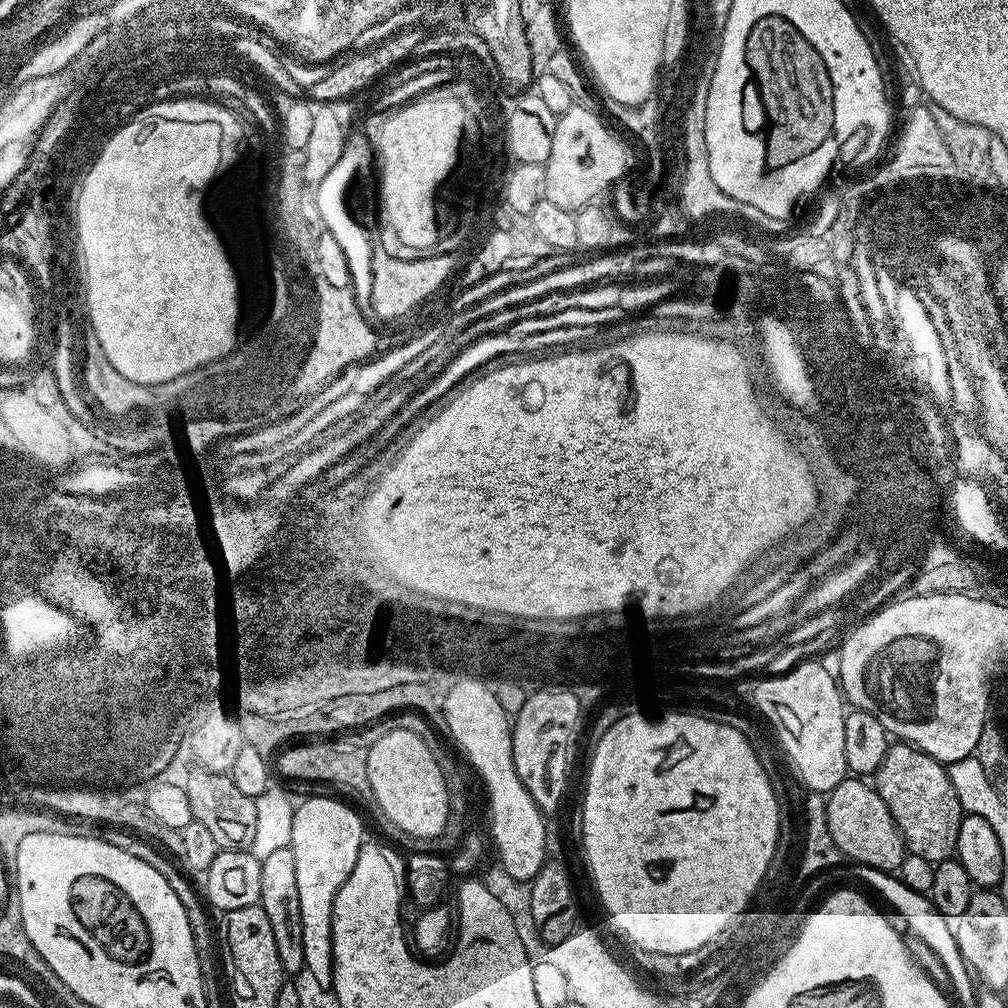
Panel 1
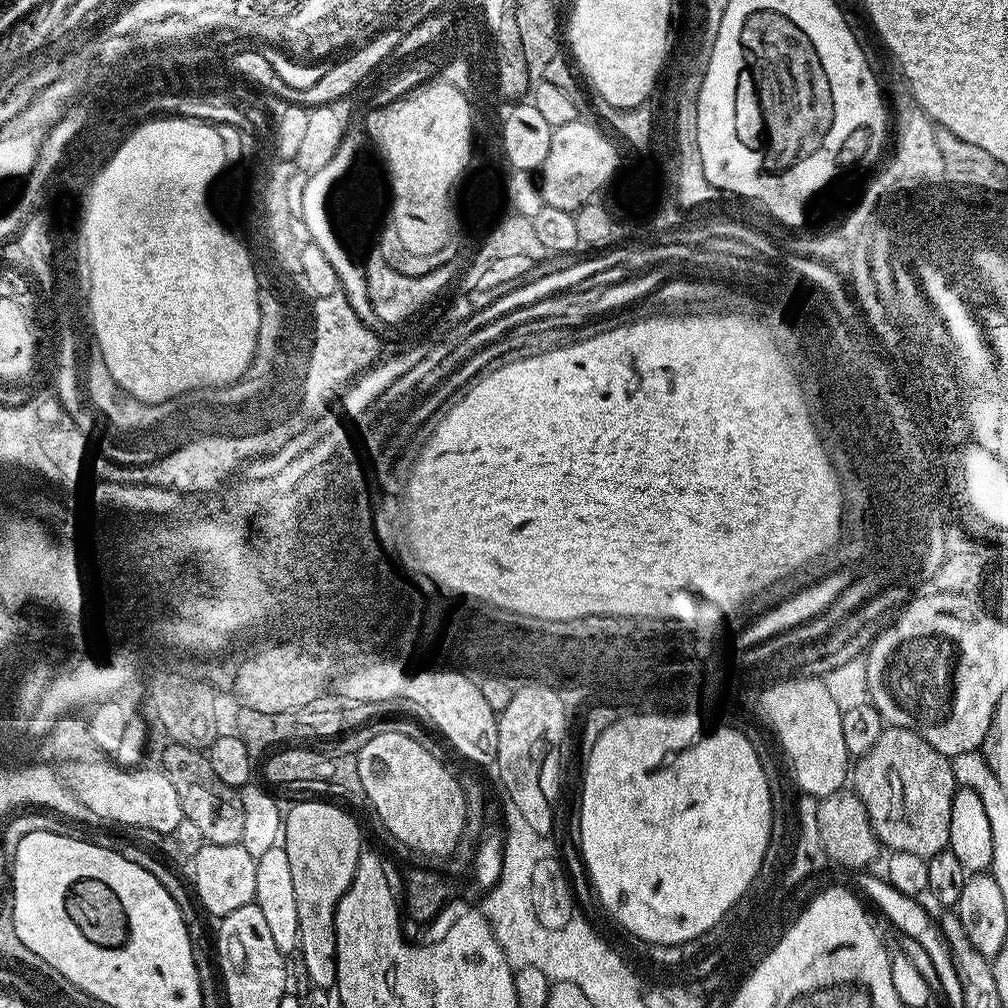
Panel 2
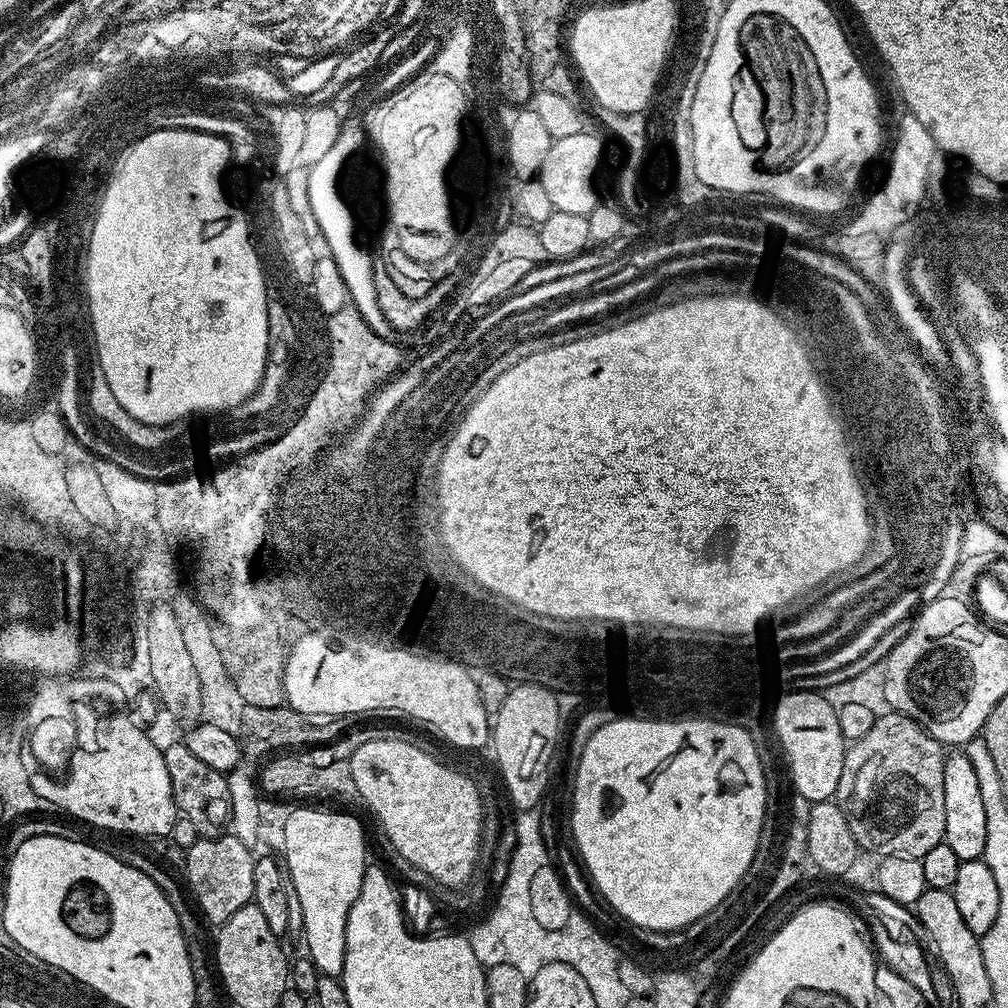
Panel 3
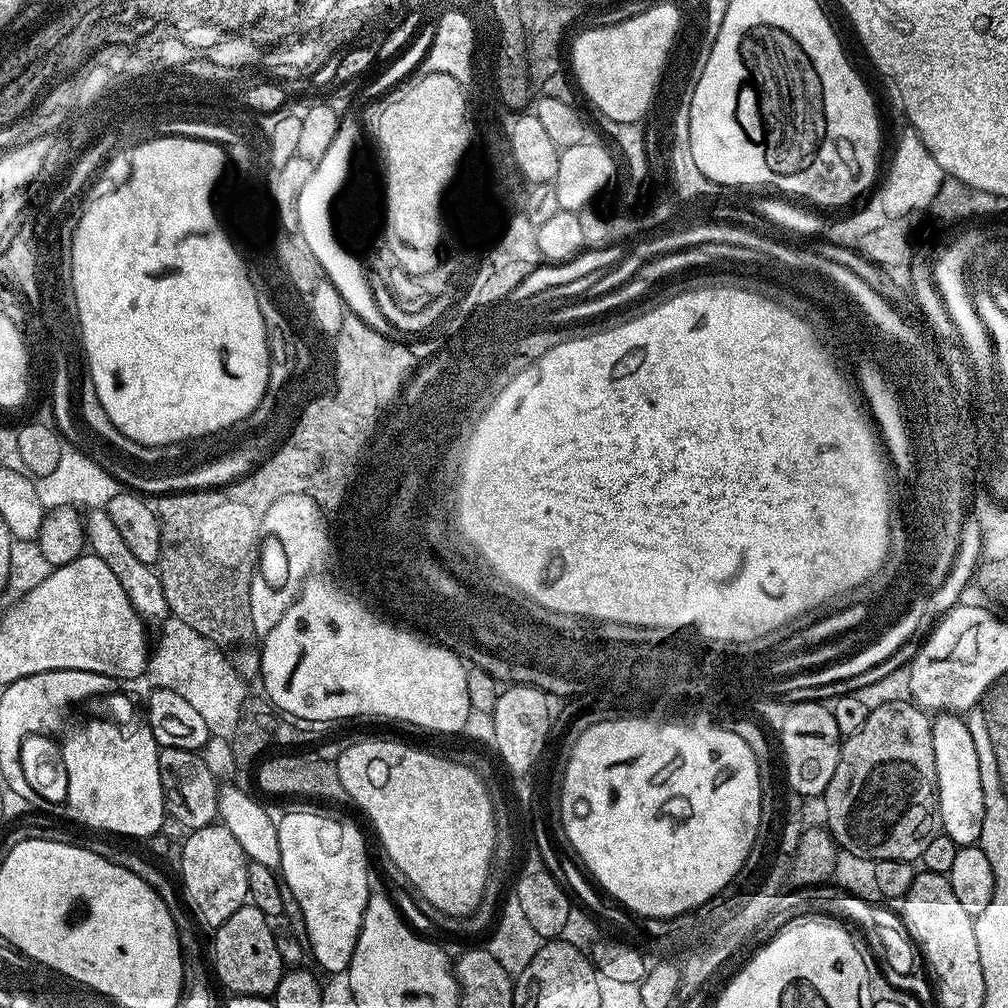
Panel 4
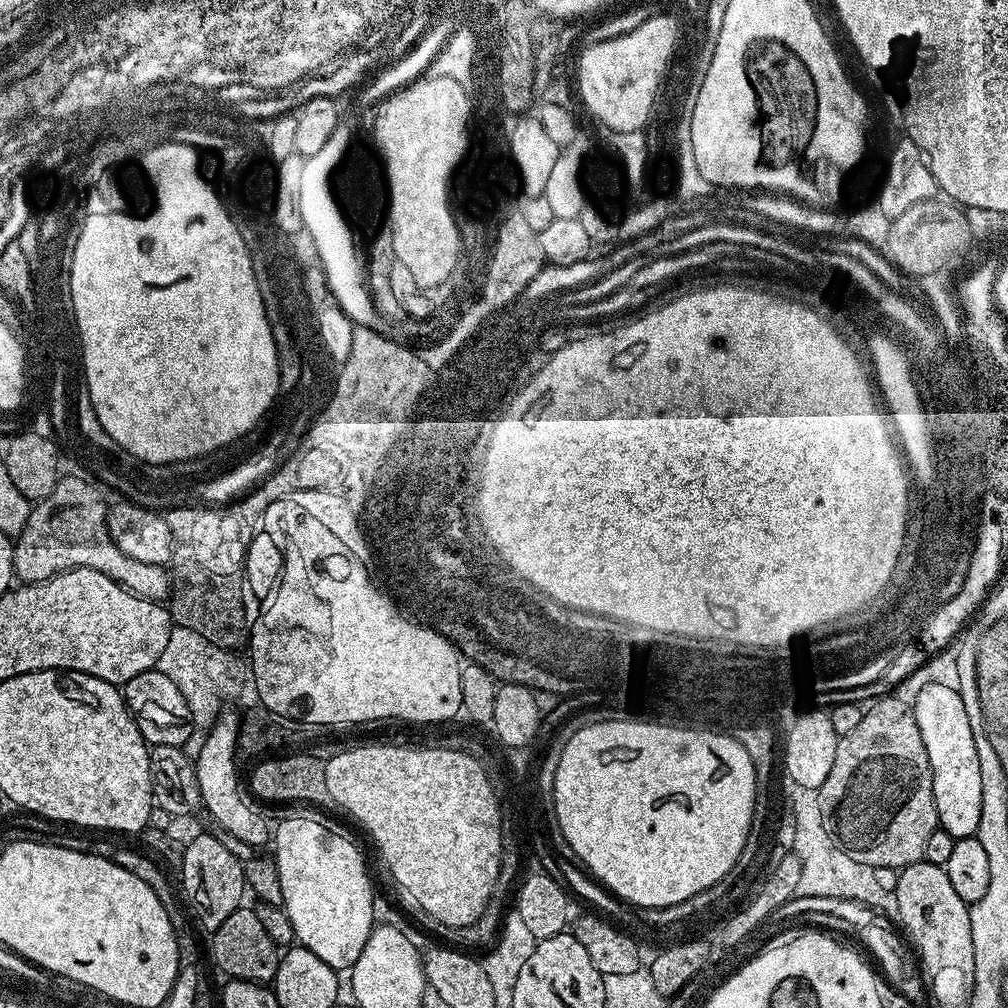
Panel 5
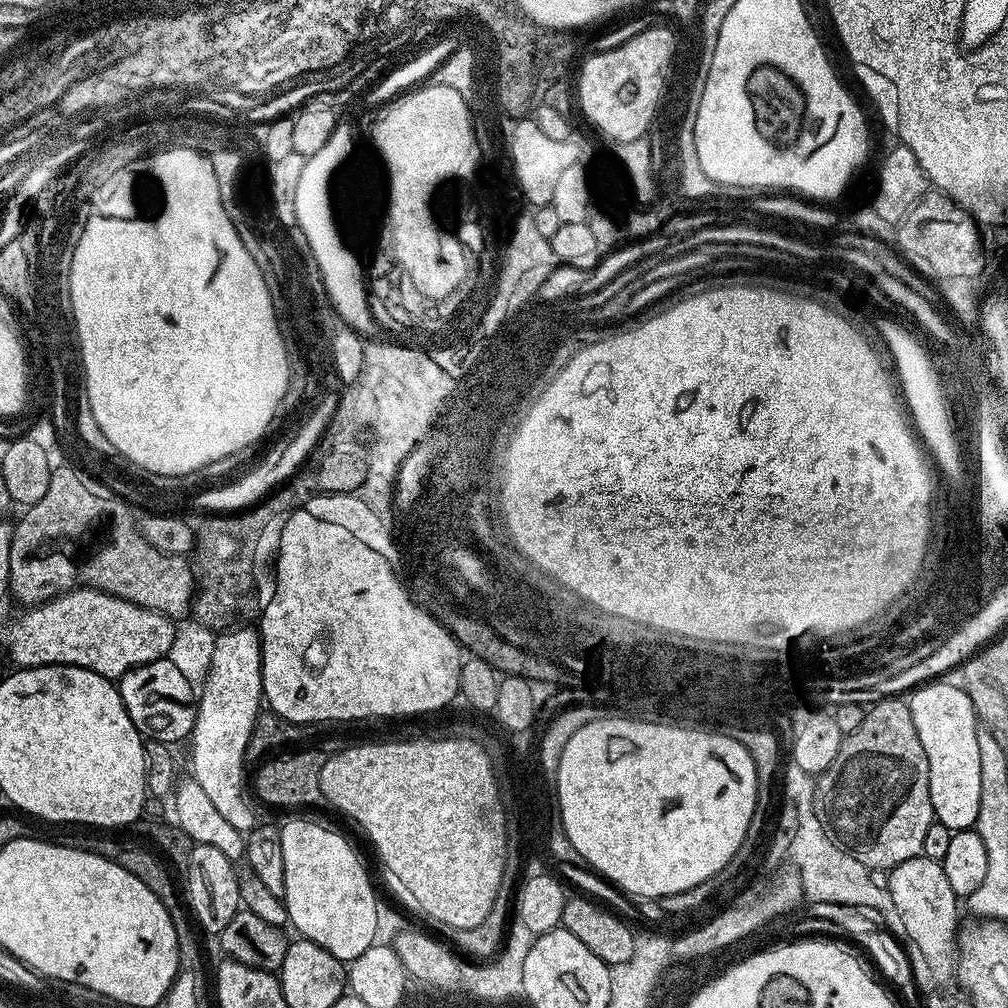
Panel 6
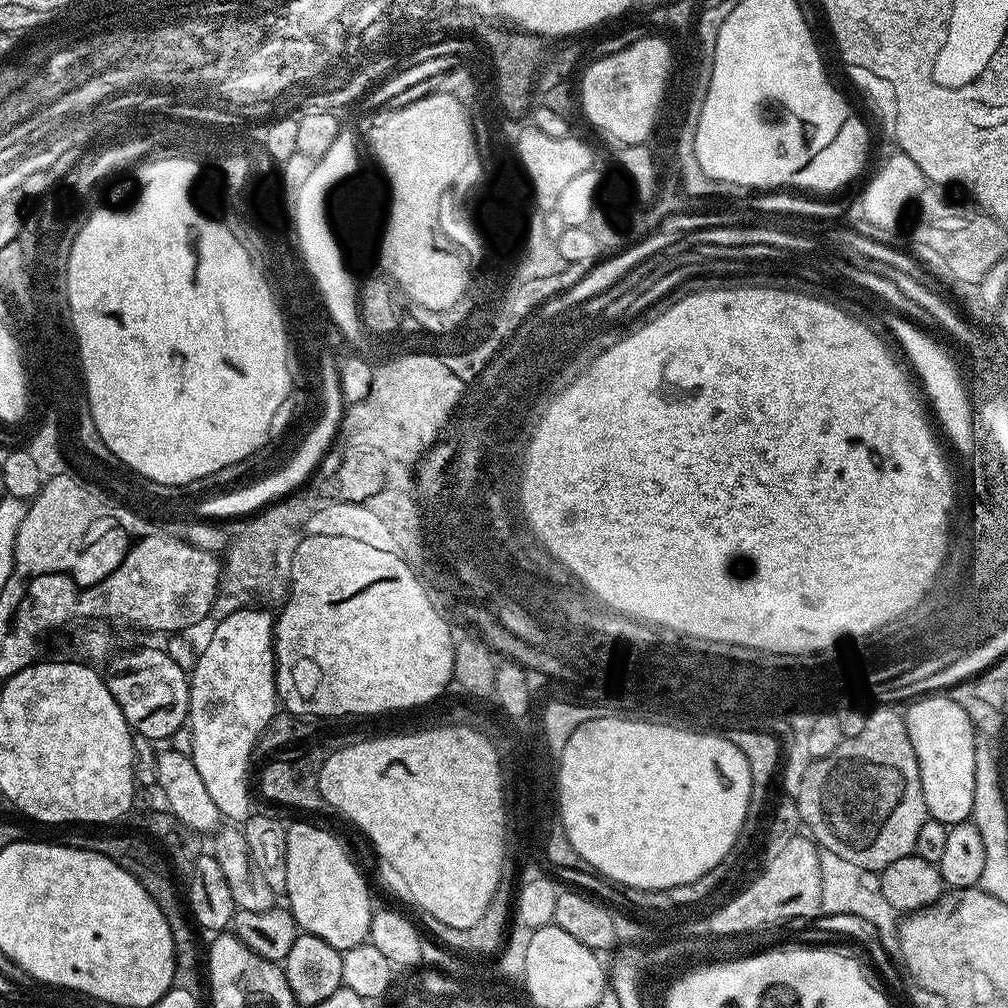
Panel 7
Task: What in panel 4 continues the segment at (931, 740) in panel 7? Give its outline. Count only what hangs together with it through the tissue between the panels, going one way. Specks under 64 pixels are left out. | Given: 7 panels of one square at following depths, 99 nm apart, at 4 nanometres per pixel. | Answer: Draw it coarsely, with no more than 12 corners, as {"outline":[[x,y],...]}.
{"outline":[[963,719],[932,720],[940,826],[958,846],[982,834],[986,802]]}

